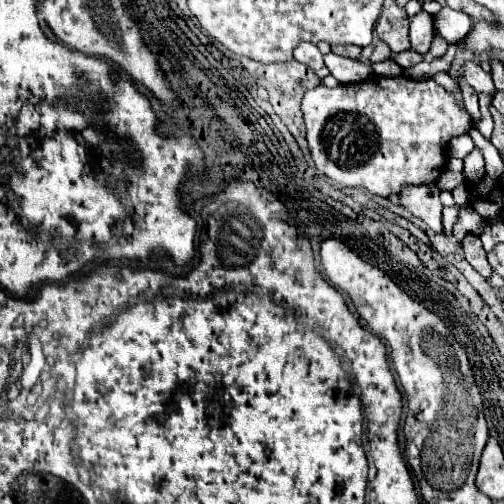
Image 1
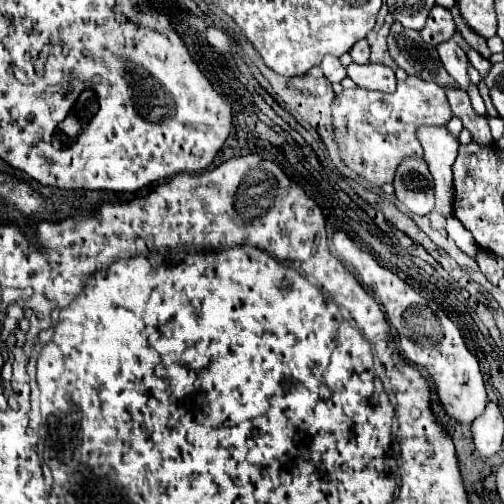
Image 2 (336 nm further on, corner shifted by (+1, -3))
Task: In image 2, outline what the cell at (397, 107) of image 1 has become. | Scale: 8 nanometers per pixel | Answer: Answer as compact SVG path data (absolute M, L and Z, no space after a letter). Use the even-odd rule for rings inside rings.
M407 77L407 81L399 81L395 93L367 91L361 87L343 89L331 107L335 141L339 145L341 159L347 167L373 185L393 181L395 169L403 157L423 153L419 141L415 139L417 127L447 125L453 117L445 91L437 83L429 83L419 77Z

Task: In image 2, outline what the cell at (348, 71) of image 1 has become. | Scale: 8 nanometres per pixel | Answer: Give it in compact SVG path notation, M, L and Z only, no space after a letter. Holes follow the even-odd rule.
M351 63L347 67L347 73L363 89L385 91L385 93L395 91L395 73L385 65L373 65L373 63L357 65L357 63Z

